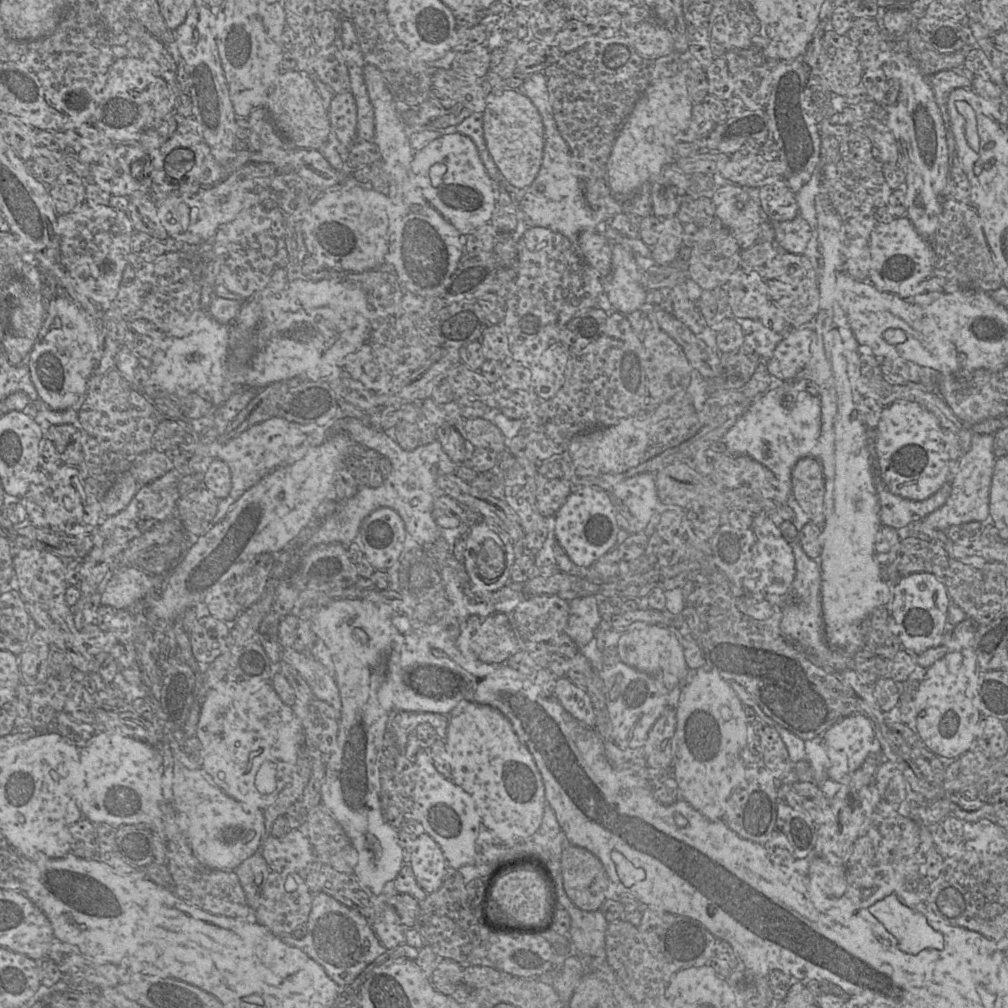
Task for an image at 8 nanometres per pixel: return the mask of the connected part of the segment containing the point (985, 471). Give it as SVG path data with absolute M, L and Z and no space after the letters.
M994 434L973 435L969 450L961 458L957 472L951 478L951 490L945 503L919 523L945 531L952 525L983 522L989 516L990 488L996 462L993 445Z

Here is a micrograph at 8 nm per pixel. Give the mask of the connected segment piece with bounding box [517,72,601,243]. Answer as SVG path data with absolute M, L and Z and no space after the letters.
M543 72L533 73L524 79L517 90L537 108L544 127L544 151L540 170L533 183L518 194L518 209L530 227L548 228L564 235L572 243L577 243L581 232L601 227L601 217L590 208L581 193L575 160L554 119L547 79Z

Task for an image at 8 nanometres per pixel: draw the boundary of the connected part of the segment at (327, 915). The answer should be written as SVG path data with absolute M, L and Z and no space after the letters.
M322 891L313 895L311 911L305 925L307 927L307 934L303 939L296 939L292 934L282 934L277 937L289 946L301 949L311 959L321 965L326 974L340 988L352 983L369 965L383 956L387 951L376 936L369 921L361 913L343 905Z

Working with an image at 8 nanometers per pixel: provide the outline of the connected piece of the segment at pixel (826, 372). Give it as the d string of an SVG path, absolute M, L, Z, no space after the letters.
M818 193L815 197L815 209L817 217L817 252L819 254L819 259L815 258L810 260L816 276L817 284L819 290L819 303L817 313L812 321L810 326L814 330L814 339L810 346L810 360L807 362L805 367L800 370L796 375L793 381L808 379L814 382L819 390L819 399L821 402L821 431L818 439L817 445L817 458L822 467L822 472L824 476L825 483L825 494L824 494L824 523L821 527L821 555L818 560L820 570L821 570L821 601L822 601L822 611L823 619L825 625L825 635L826 640L829 643L832 643L833 633L839 632L841 629L850 628L852 625L857 625L862 620L868 618L870 614L880 606L887 606L891 597L892 597L892 588L889 583L882 578L882 574L878 564L875 561L874 557L874 540L875 536L882 526L879 518L879 502L877 498L876 488L875 488L875 472L872 471L871 461L867 446L866 438L866 427L861 419L860 415L860 404L863 397L859 394L857 390L857 383L860 377L860 364L859 364L859 343L855 339L855 336L850 328L847 317L839 303L839 294L836 289L836 278L837 275L843 270L843 258L841 254L841 245L840 245L840 232L842 227L842 220L836 214L834 209L831 206L829 198L824 193Z

